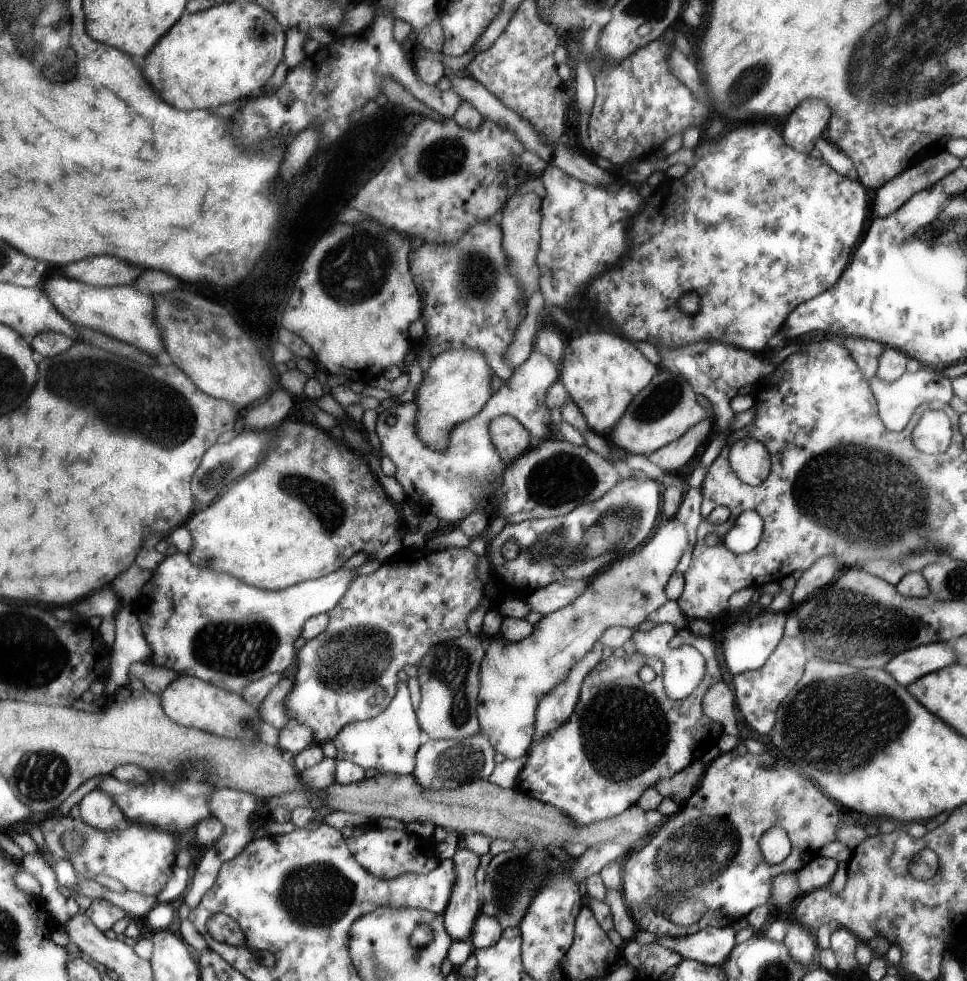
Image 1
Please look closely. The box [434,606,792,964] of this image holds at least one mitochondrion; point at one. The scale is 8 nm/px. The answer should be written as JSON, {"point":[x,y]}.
{"point":[514,883]}

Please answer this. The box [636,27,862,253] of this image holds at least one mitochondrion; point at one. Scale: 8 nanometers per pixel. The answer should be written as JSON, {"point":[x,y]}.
{"point":[755,78]}

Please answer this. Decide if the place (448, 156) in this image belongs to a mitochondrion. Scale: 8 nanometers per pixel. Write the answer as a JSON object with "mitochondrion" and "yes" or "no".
{"mitochondrion":"yes"}

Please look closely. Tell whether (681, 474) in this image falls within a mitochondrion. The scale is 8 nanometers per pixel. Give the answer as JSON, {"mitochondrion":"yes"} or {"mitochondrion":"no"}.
{"mitochondrion":"no"}

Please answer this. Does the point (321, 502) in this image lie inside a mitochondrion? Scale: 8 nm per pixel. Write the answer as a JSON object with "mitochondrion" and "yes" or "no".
{"mitochondrion":"yes"}

